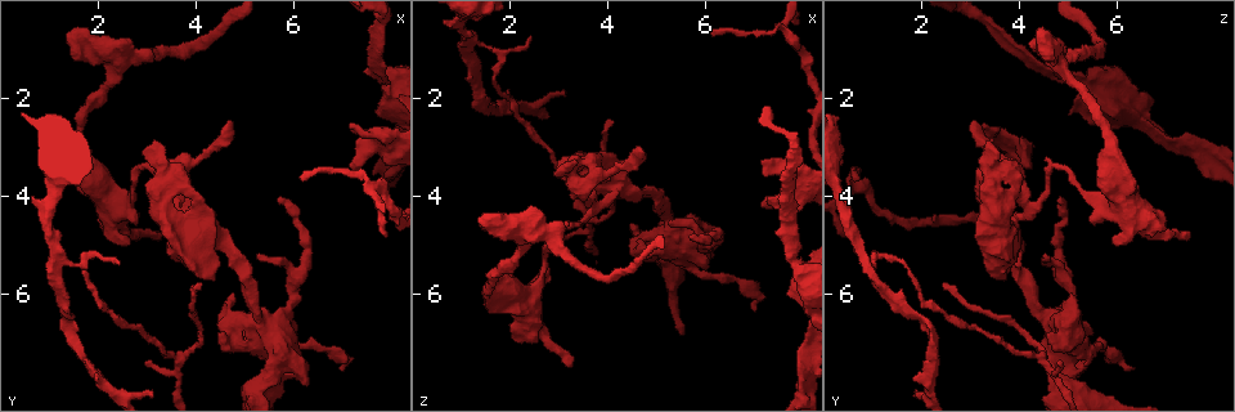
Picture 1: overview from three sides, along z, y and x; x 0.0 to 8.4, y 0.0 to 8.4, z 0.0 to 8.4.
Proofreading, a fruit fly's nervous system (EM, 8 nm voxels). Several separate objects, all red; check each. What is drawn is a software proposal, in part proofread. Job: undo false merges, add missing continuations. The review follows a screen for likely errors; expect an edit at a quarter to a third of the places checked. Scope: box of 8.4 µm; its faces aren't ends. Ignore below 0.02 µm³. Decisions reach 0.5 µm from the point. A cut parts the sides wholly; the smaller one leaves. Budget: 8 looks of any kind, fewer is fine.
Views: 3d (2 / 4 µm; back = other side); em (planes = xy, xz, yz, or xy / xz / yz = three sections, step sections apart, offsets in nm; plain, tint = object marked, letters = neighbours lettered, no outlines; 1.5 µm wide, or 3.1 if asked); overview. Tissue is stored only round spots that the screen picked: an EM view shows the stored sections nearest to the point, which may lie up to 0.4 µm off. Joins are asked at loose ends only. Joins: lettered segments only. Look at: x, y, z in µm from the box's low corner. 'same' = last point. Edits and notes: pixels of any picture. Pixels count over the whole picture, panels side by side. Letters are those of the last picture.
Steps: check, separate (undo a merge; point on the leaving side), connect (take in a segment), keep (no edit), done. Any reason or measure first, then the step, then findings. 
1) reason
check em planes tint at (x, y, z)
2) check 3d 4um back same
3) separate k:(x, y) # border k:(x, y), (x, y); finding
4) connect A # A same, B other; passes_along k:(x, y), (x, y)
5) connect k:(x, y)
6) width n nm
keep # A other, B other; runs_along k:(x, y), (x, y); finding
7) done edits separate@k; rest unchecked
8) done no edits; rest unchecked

free end
check em planes letters at (2.95, 7.35, 4.80)

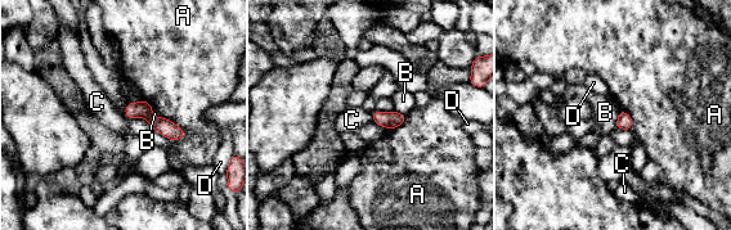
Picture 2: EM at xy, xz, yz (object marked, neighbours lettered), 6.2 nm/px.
width 100 nm
keep # A other, B other, C other, D other; runs_along 2:(129, 107), (180, 134); no lettered segment goes on from it

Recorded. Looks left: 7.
check em planes letters at (3.65, 4.00, 4.05)

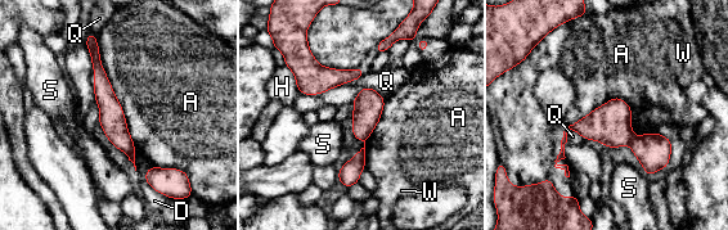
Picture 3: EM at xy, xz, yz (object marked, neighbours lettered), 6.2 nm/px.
width 160 nm
separate 3:(652, 150) # A other, D other, H other, Q other, S other, W other; border 3:(634, 136), (628, 143); a second neuron is stuck on

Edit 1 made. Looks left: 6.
check overview

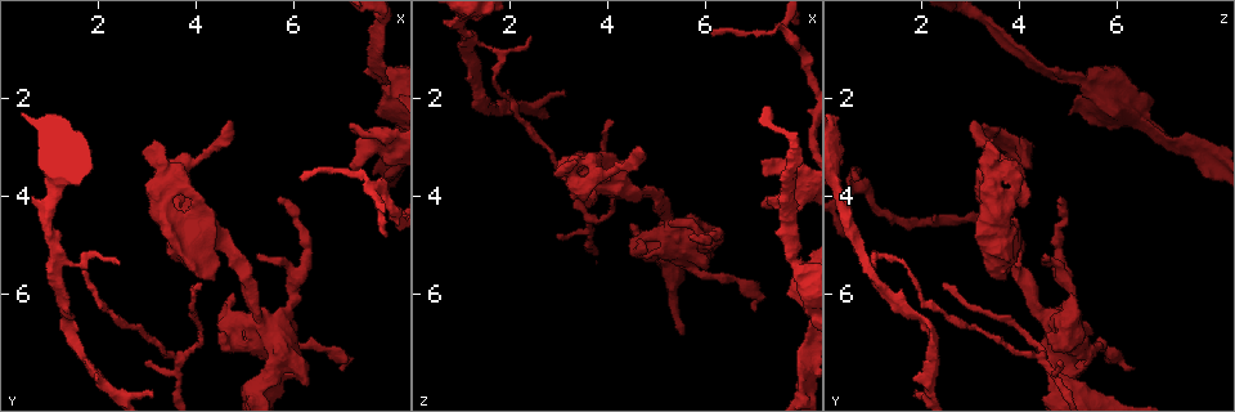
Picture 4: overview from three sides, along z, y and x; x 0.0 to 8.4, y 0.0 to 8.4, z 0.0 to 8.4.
check 3d 2um at (7.10, 3.40, 4.15)

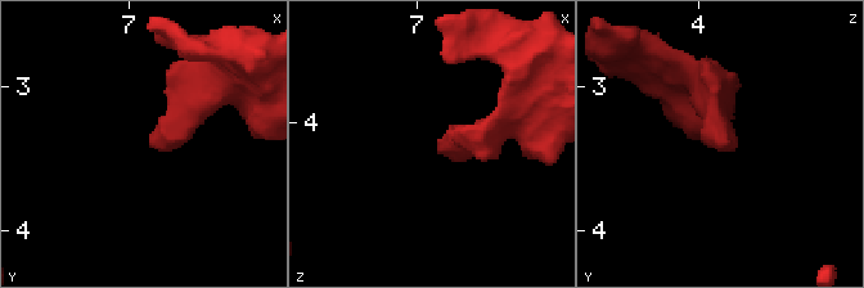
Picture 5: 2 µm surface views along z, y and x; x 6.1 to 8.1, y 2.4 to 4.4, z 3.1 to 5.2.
need the tissue
check em yz step 4 letters at (7.14, 3.38, 4.22)

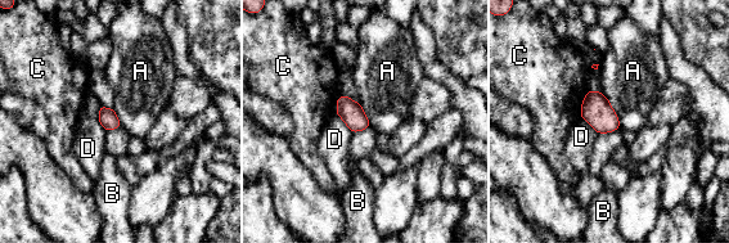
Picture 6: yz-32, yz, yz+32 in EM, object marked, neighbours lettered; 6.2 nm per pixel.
width 120 nm
keep # A other, B other, C other, D other; border 6:(602, 91), (621, 127); no lettered segment goes on from it

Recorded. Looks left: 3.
done edits separate@3; rest unchecked

